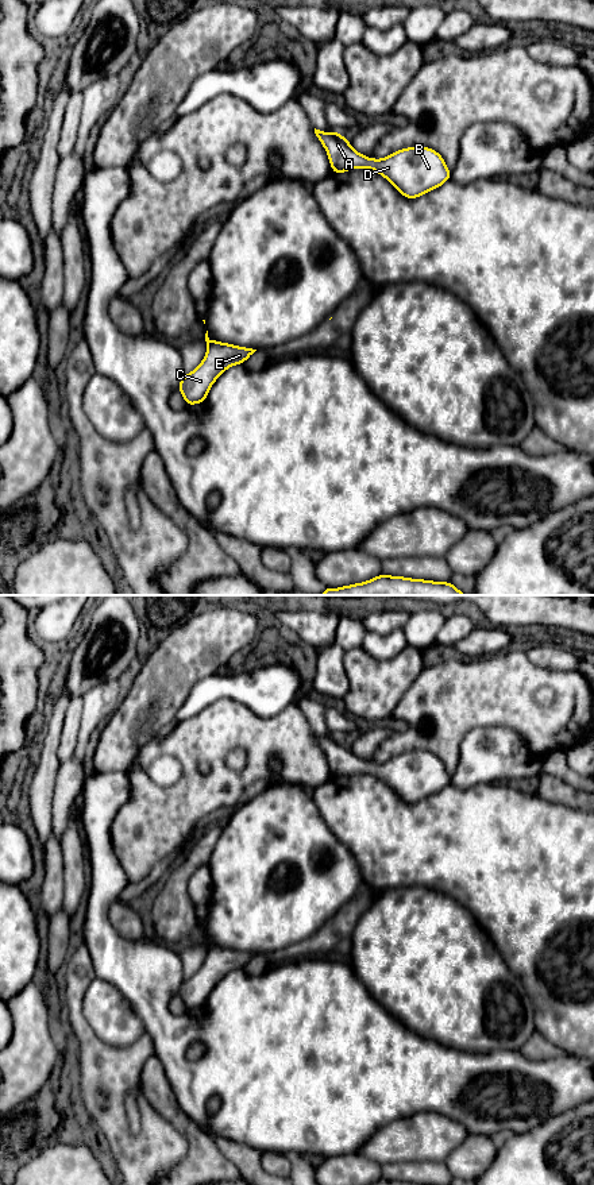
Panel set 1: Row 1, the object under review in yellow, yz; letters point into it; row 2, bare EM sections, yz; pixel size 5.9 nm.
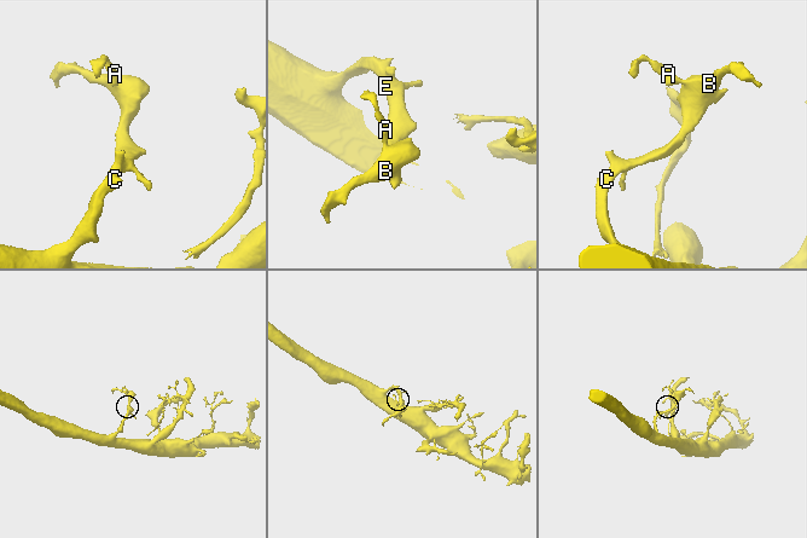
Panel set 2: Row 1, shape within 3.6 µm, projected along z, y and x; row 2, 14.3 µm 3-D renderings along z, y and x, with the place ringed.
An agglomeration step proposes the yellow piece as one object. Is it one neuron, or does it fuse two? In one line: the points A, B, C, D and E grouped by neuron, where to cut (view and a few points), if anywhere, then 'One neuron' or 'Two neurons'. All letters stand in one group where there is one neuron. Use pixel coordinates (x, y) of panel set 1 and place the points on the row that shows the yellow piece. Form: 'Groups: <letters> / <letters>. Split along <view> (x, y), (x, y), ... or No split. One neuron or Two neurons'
Groups: A B C D E. No split. One neuron

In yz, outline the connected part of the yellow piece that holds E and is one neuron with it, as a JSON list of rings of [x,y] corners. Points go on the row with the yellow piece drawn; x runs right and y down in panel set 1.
[[[205,333],[207,354],[196,370],[184,374],[178,390],[186,406],[202,404],[215,381],[231,366],[244,363],[256,350],[211,340]]]

